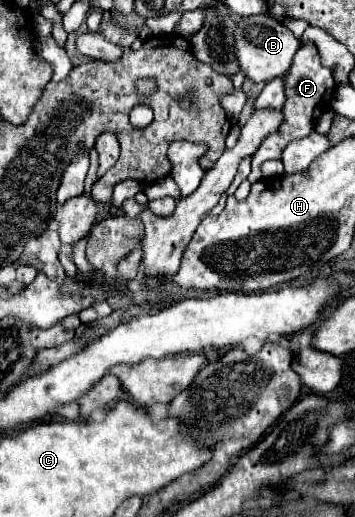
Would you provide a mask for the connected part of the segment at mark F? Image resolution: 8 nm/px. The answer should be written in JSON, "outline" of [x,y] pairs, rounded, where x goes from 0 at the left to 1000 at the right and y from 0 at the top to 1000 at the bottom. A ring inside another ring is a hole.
{"outline":[[[859,83],[837,106],[825,110],[825,122],[820,122],[820,133],[808,137],[808,145],[797,149],[803,157],[803,203],[797,203],[797,238],[786,242],[780,253],[769,253],[741,277],[735,284],[724,288],[718,300],[713,300],[707,335],[699,348],[707,356],[721,354],[738,346],[735,317],[749,309],[789,309],[797,288],[820,277],[820,273],[837,273],[837,269],[854,269],[865,261],[876,261],[887,253],[887,242],[893,242],[893,230],[904,226],[904,219],[927,207],[932,191],[938,191],[938,180],[949,172],[949,161],[944,161],[944,149],[938,149],[938,133],[915,133],[904,122],[899,122],[899,106],[893,106],[893,91],[887,83]]]}

